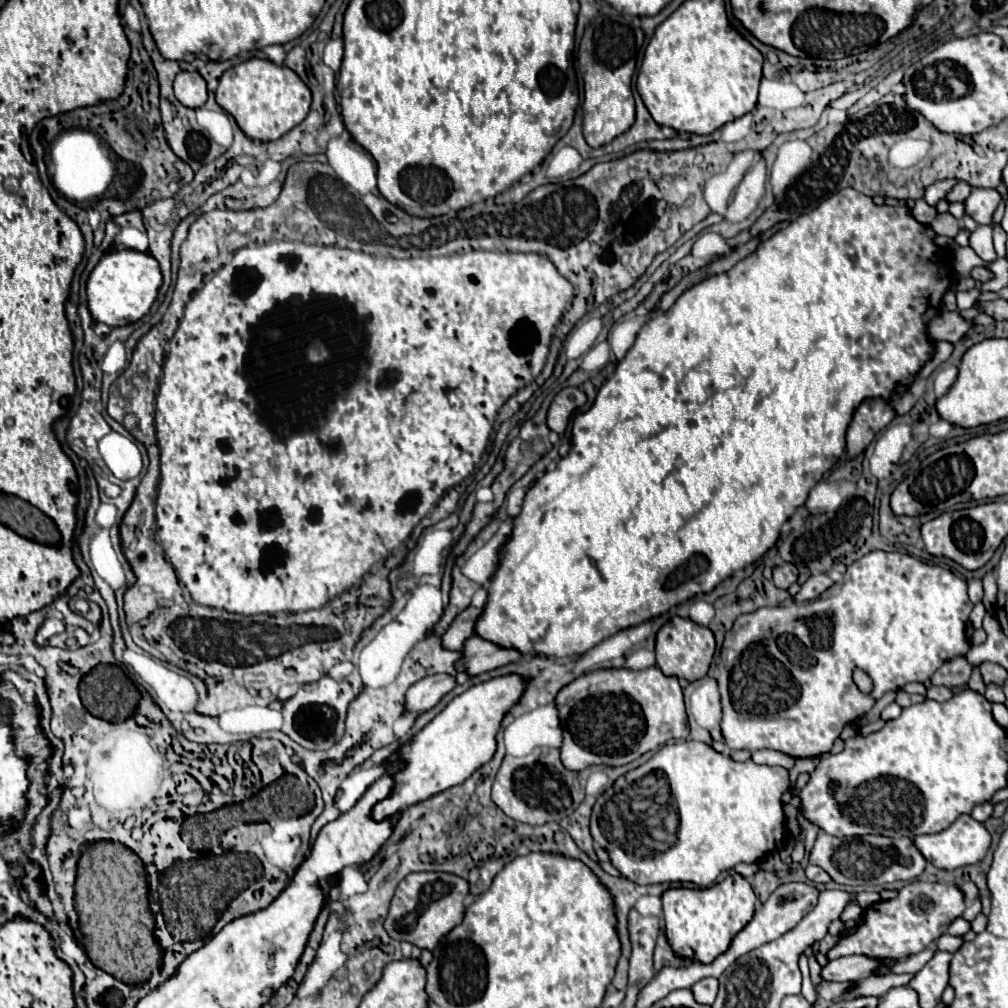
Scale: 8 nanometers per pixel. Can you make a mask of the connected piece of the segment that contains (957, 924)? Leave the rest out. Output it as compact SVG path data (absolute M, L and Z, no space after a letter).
M958 917L958 919L948 927L948 933L950 933L950 935L958 935L958 937L966 935L968 931L970 931L970 923L968 923L966 919L962 919L962 917Z

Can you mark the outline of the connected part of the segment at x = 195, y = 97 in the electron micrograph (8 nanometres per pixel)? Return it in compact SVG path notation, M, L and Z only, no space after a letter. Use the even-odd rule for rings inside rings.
M182 71L174 79L174 95L176 99L190 109L198 109L206 103L208 91L206 91L206 81L202 79L200 73L188 73Z

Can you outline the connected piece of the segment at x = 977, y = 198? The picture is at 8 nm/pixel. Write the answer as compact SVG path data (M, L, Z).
M972 189L968 199L964 199L964 211L980 225L988 225L992 221L992 215L1002 201L1002 195L998 191L988 189Z

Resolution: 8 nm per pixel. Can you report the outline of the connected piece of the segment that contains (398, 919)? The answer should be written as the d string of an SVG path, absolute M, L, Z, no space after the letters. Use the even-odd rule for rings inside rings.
M410 873L406 875L390 901L388 915L384 919L386 933L396 941L408 941L420 949L432 951L436 943L452 931L464 917L464 897L468 895L468 883L452 873Z

